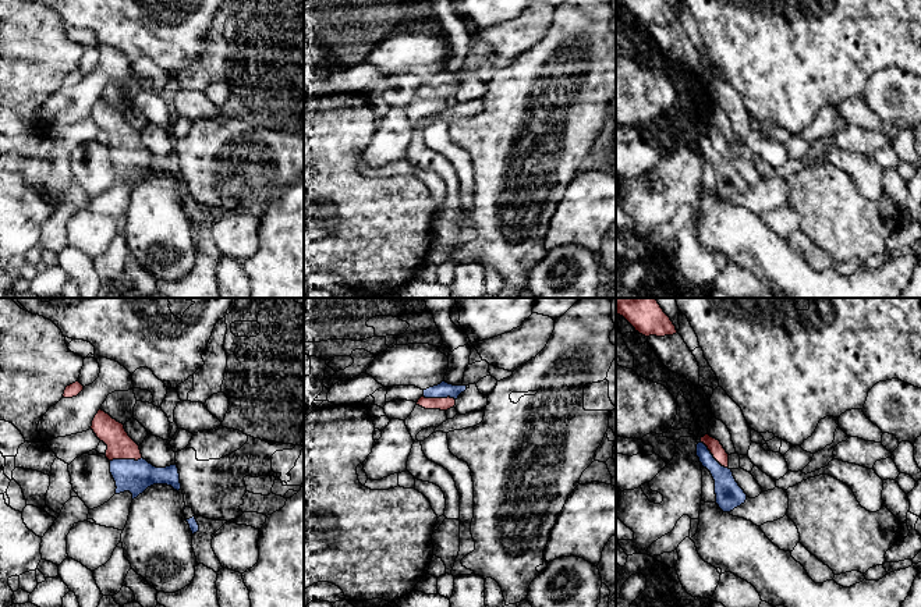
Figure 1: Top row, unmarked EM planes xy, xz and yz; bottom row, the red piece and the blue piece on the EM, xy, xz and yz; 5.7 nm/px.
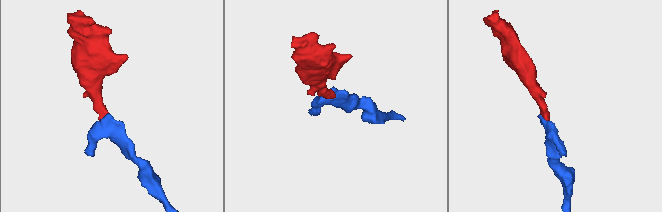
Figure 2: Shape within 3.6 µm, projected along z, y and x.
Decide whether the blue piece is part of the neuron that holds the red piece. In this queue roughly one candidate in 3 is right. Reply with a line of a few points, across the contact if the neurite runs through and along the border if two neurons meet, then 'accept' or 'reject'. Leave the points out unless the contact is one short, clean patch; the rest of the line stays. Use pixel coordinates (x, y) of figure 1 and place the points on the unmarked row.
line yz (714, 134), (712, 142), (728, 180); accept

